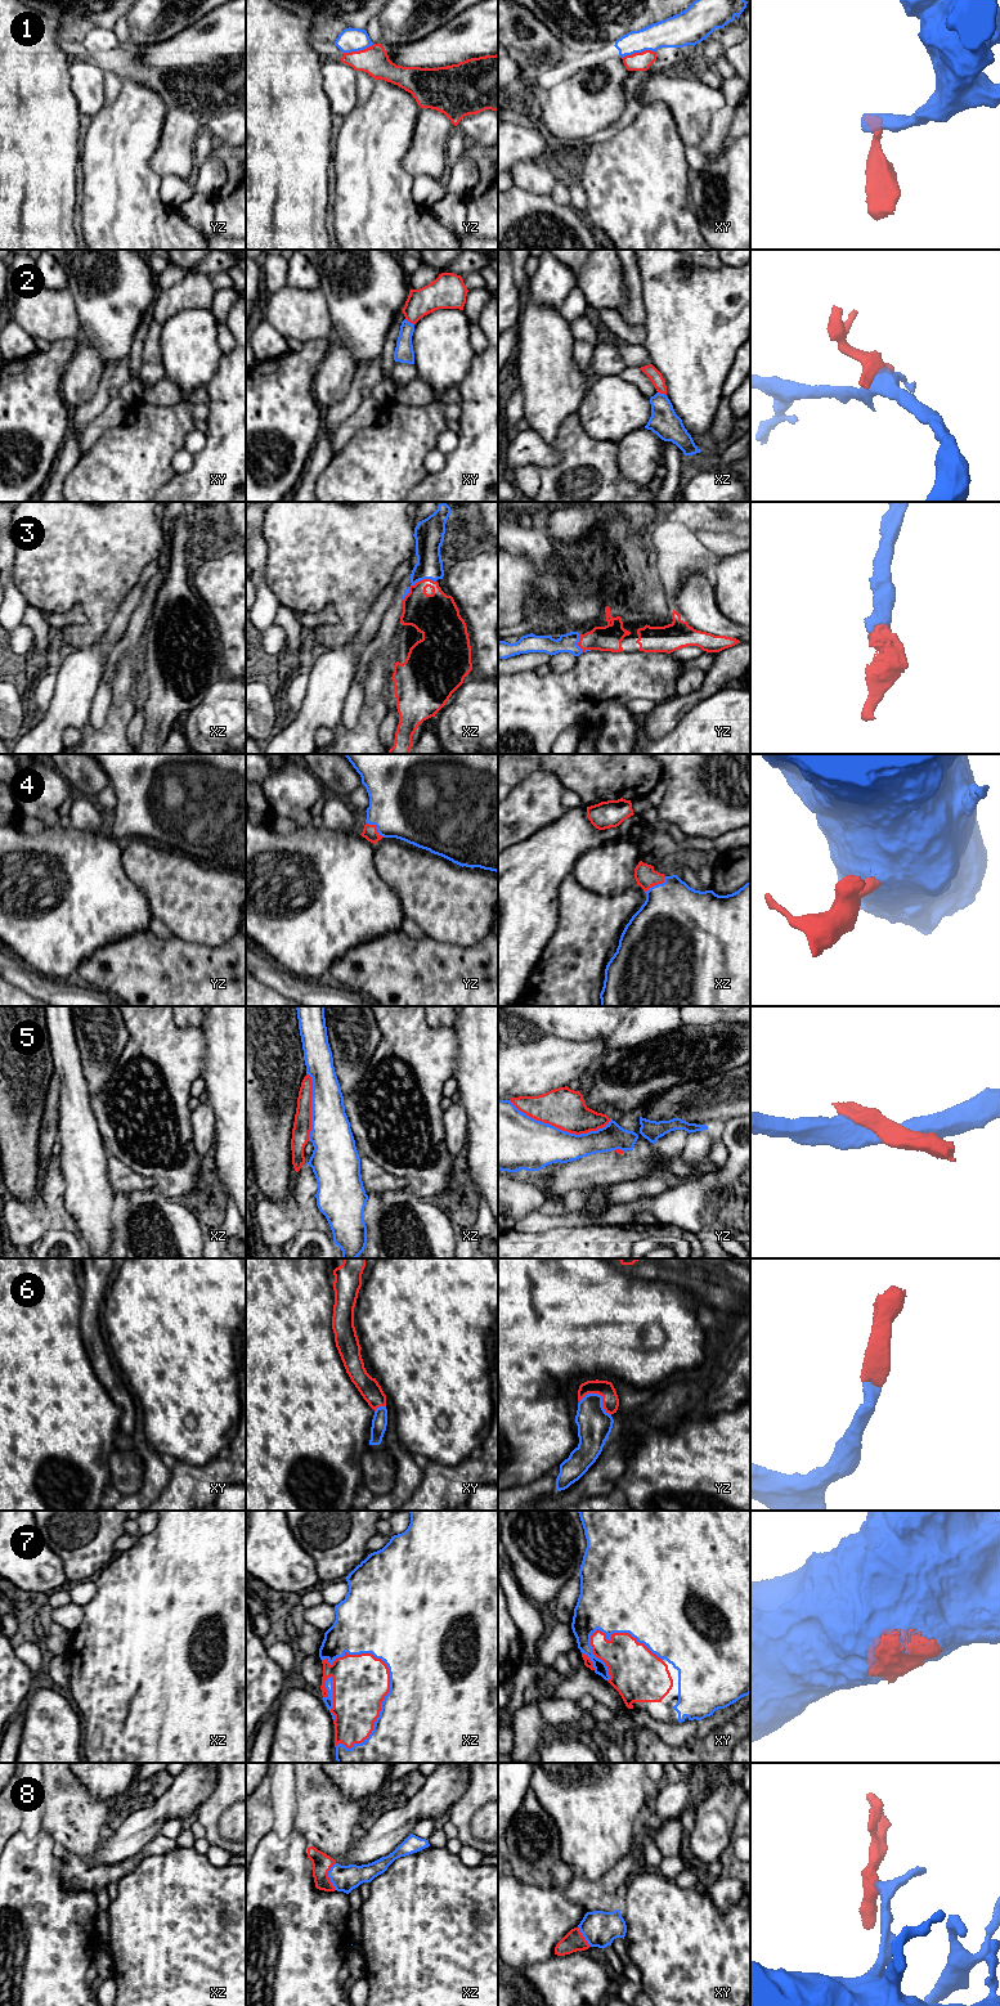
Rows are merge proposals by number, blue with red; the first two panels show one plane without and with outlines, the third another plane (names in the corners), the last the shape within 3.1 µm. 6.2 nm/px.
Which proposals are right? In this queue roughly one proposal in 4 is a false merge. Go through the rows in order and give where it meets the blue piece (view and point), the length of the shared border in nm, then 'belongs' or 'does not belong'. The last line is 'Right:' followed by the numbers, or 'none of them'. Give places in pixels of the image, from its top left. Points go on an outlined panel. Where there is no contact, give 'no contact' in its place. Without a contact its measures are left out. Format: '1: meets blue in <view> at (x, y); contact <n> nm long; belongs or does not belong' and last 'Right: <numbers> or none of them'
1: meets blue in xy at (637, 52); contact 220 nm long; does not belong
2: meets blue in xy at (408, 322); contact 70 nm long; does not belong
3: meets blue in xz at (416, 582); contact 240 nm long; belongs
4: meets blue in yz at (377, 828); contact 160 nm long; belongs
5: meets blue in yz at (559, 1129); contact 650 nm long; does not belong
6: meets blue in yz at (600, 1395); contact 220 nm long; belongs
7: meets blue in xz at (381, 1710); contact 650 nm long; belongs
8: meets blue in xz at (328, 1876); contact 180 nm long; belongs
Right: 3, 4, 6, 7, 8

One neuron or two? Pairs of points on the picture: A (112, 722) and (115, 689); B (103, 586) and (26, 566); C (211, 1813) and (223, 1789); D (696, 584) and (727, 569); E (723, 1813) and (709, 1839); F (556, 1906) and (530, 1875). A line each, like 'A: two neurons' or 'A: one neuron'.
A: one neuron
B: one neuron
C: one neuron
D: two neurons
E: one neuron
F: two neurons

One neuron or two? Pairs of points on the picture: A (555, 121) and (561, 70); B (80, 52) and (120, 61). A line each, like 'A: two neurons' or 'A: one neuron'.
A: two neurons
B: one neuron

